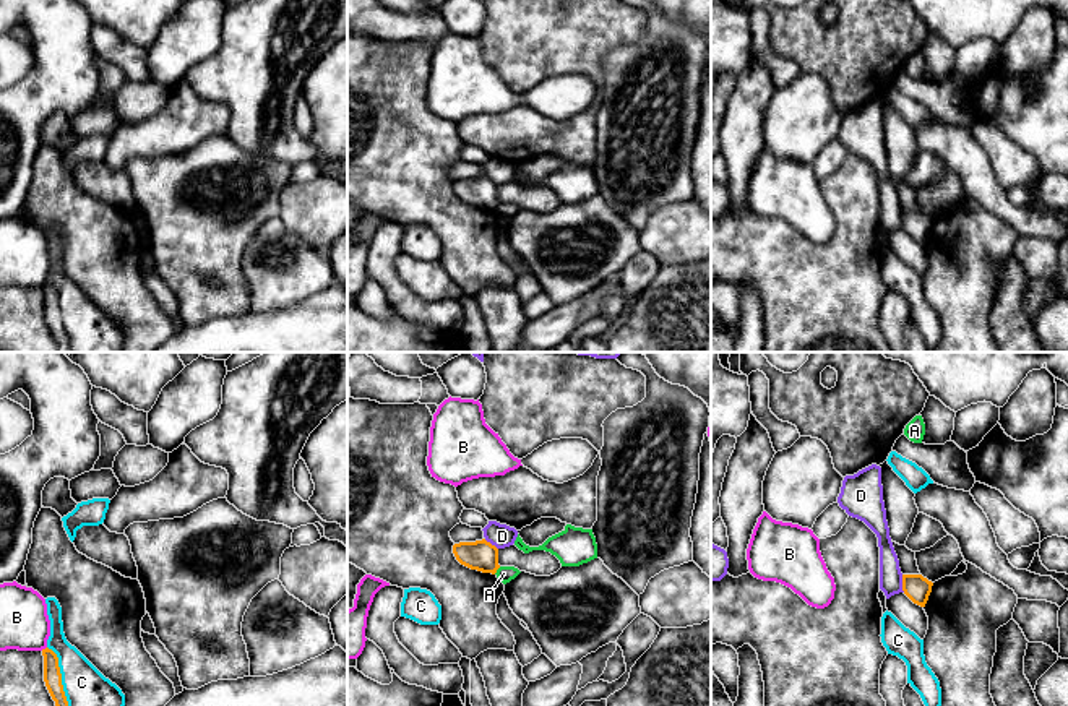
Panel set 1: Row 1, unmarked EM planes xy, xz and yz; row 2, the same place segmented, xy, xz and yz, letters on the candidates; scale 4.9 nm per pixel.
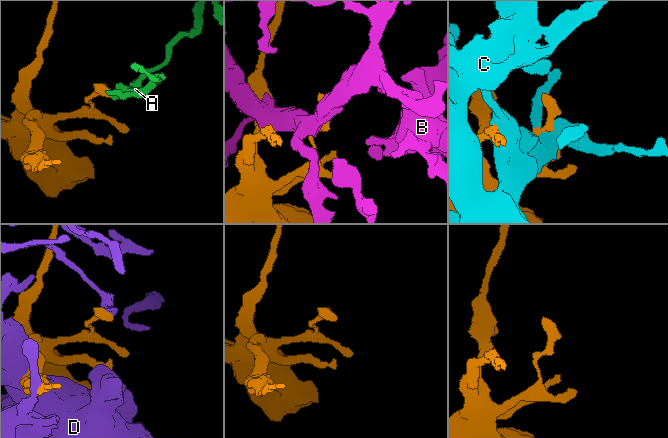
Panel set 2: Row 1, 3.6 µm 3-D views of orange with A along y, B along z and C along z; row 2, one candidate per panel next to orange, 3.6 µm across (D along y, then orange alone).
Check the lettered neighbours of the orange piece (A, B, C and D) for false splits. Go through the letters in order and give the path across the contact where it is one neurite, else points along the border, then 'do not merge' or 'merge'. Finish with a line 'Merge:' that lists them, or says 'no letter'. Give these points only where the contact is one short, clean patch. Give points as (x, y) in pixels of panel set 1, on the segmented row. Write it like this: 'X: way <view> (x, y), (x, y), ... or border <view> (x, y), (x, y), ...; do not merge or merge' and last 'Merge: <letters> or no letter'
A: border xz (500, 567), (494, 573); do not merge
B: do not merge
C: do not merge
D: do not merge
Merge: no letter

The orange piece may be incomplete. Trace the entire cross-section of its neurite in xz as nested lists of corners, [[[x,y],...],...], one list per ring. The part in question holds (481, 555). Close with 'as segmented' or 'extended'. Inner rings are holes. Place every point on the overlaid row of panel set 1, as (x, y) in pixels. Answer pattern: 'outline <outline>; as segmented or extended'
outline [[[485,539],[454,544],[453,553],[461,565],[471,570],[495,575],[500,568],[498,549]]]; as segmented

